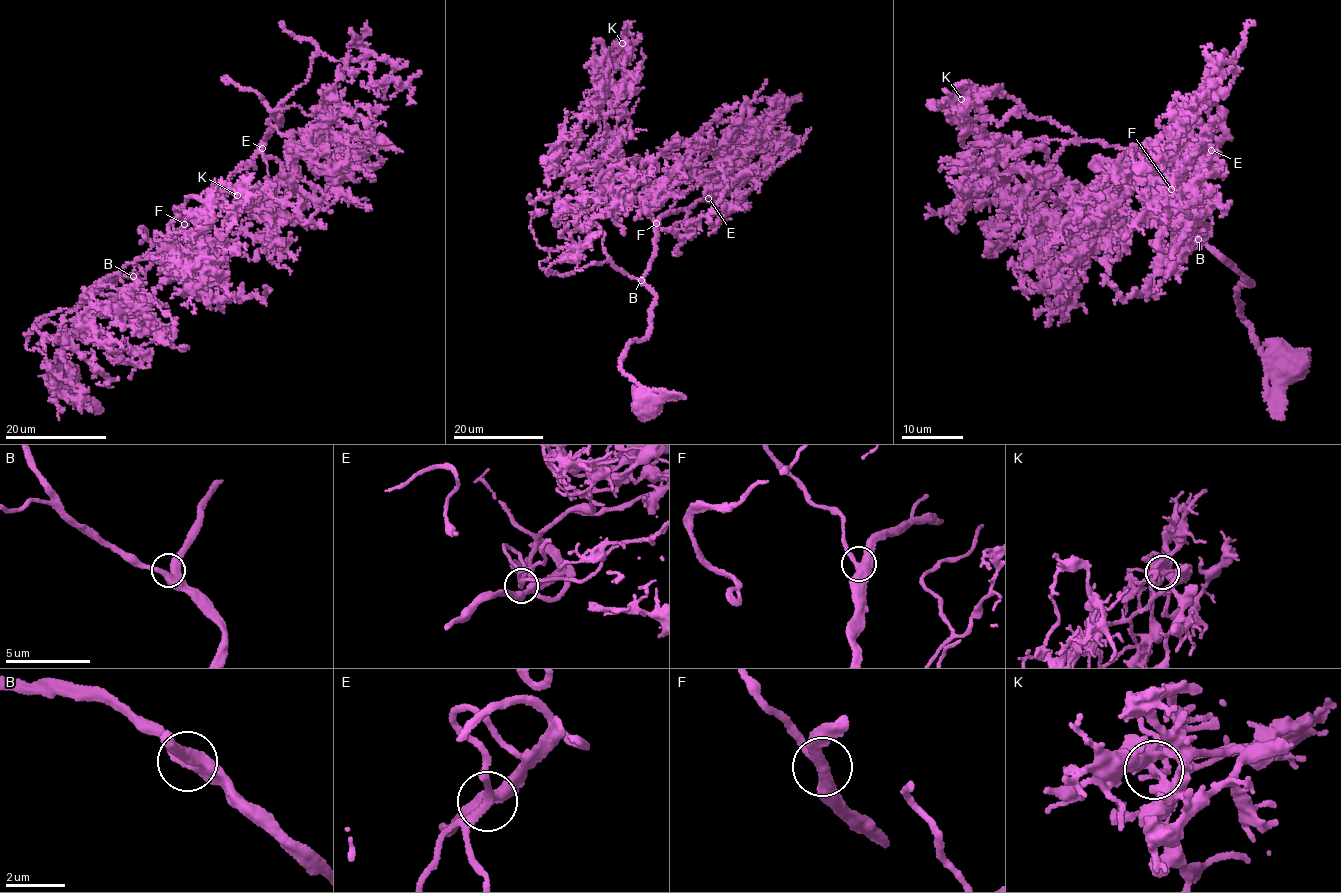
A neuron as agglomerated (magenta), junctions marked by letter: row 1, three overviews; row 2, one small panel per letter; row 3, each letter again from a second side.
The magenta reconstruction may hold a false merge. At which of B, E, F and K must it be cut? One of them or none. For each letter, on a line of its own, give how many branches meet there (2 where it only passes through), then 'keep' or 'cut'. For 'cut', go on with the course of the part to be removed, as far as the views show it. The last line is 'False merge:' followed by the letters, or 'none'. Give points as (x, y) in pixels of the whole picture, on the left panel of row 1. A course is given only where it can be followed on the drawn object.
B: branches 3; keep
E: branches 4; keep
F: branches 3; keep
K: branches 9; cut; course (238, 195), (241, 197), (233, 204), (212, 200), (210, 227), (195, 236), (203, 226), (203, 213)
False merge: K

